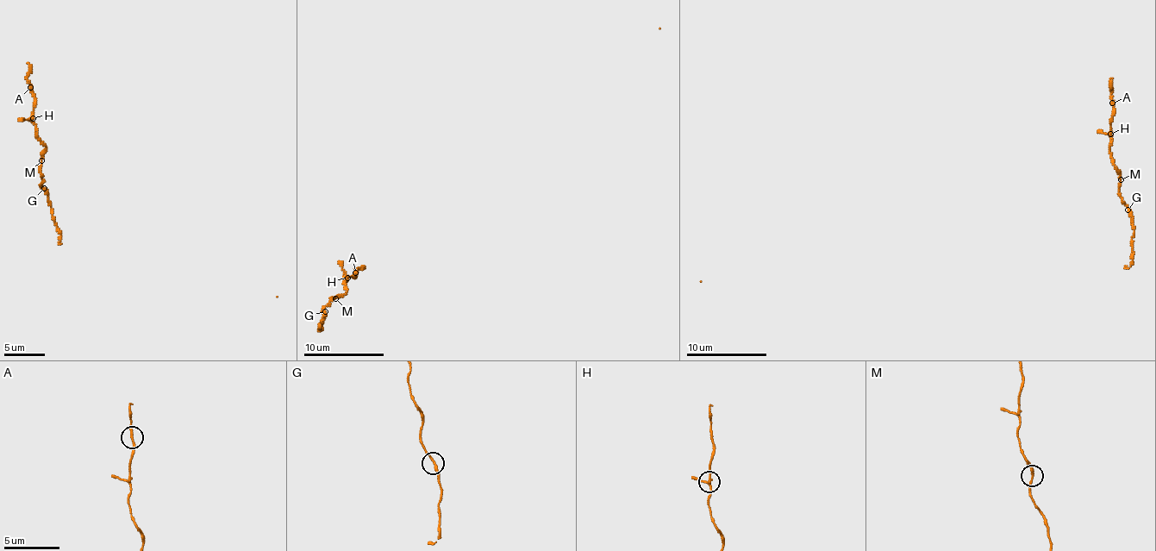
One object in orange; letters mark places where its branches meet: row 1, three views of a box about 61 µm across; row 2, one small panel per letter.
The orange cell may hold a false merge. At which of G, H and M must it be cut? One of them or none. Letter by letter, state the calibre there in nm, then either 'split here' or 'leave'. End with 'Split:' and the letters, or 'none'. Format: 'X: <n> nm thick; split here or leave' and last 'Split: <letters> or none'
G: 240 nm thick; leave
H: 180 nm thick; leave
M: 240 nm thick; leave
Split: none

